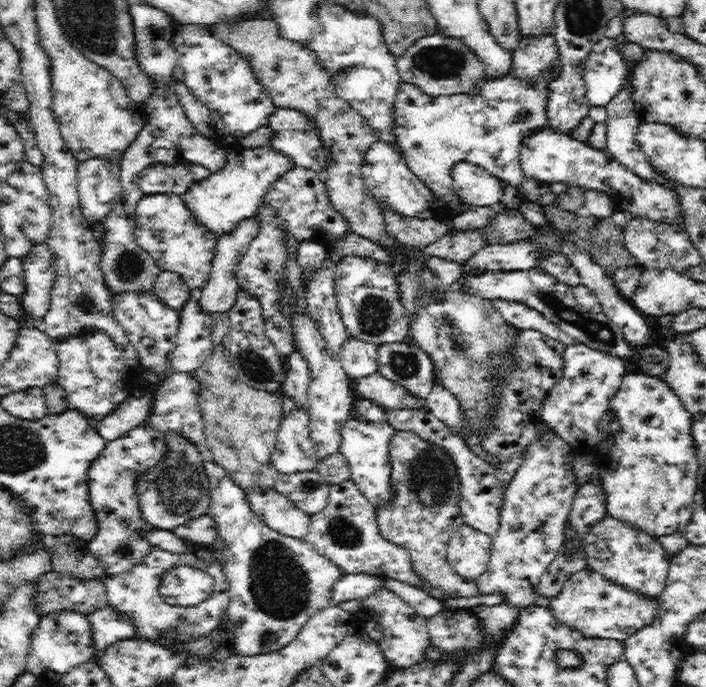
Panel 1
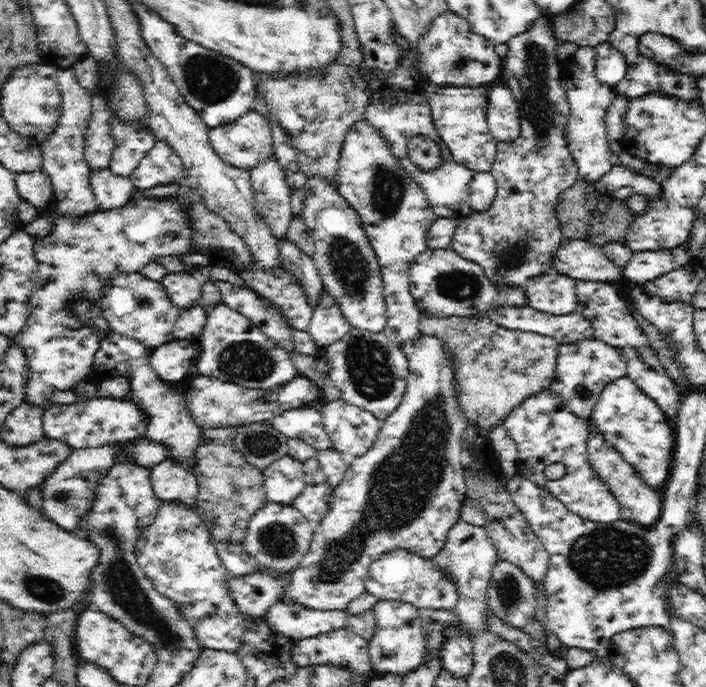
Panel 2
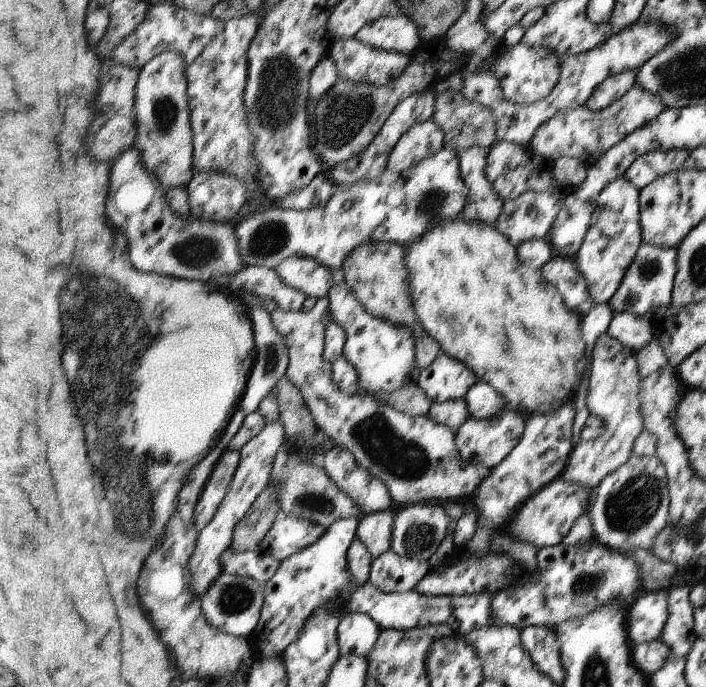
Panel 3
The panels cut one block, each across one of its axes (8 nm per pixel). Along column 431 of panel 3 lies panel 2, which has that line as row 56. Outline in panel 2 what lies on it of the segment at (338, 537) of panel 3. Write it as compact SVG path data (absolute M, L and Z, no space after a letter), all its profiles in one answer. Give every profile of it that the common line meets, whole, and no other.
M607 41L595 47L597 61L595 76L607 86L614 88L627 74L625 57Z

